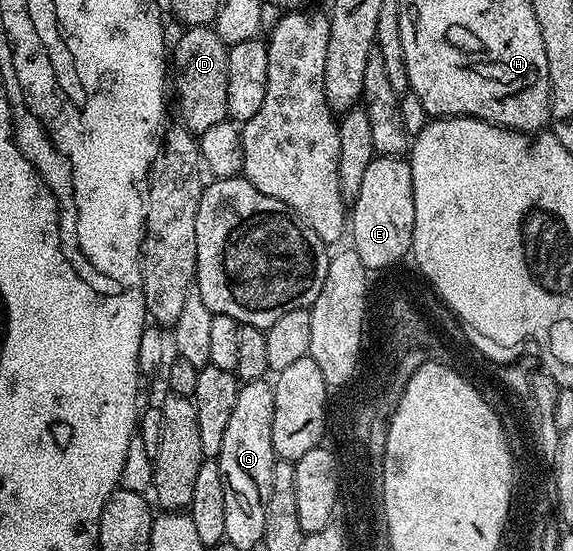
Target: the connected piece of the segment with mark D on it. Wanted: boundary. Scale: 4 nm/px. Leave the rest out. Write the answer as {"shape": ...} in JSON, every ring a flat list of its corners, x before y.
{"shape":[[212,26,189,27,177,39,177,48,171,51,171,67,177,70,177,99,181,102,180,122,194,133,211,129,211,125,226,122,227,61,229,48]]}

